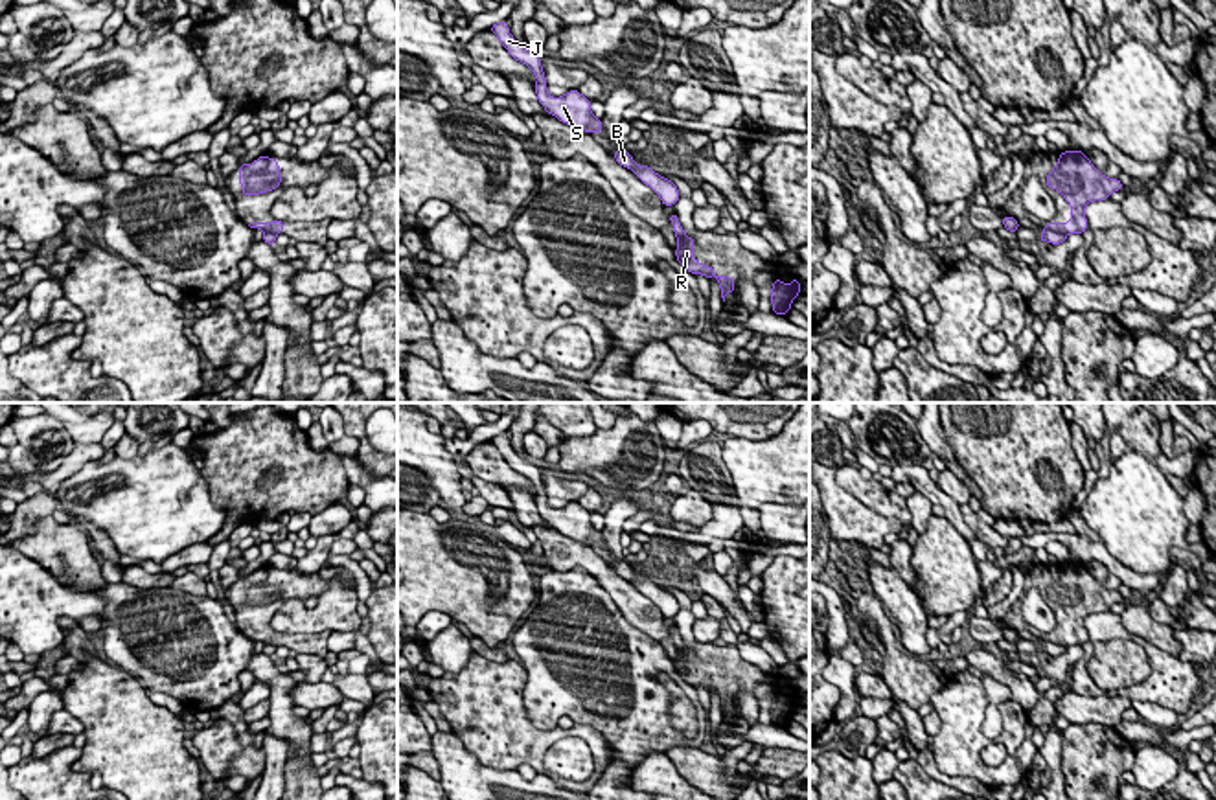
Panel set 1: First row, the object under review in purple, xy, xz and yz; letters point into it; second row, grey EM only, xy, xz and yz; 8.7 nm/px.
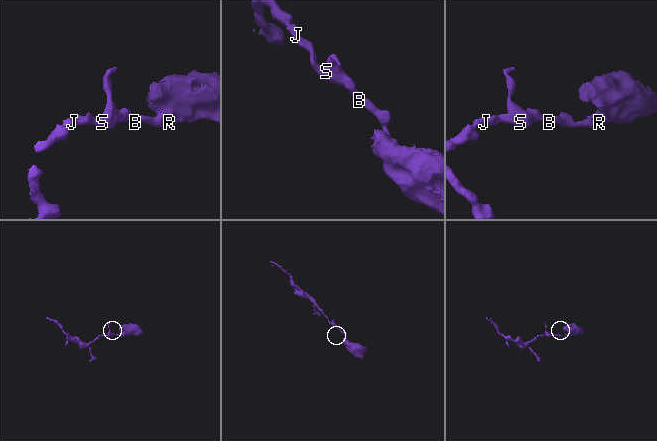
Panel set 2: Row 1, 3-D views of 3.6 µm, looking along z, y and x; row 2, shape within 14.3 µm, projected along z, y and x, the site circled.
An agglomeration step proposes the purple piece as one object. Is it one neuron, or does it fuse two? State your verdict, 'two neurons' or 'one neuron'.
two neurons

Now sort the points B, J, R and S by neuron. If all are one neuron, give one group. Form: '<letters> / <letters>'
B J S / R

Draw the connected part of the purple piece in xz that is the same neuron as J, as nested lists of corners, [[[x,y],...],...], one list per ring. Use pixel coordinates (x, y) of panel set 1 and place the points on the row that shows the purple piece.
[[[506,20],[489,28],[508,50],[511,59],[524,63],[537,77],[535,94],[545,110],[556,116],[559,121],[587,132],[603,132],[602,121],[591,112],[591,99],[578,90],[568,90],[561,97],[552,97],[546,90],[546,79],[539,55],[522,48],[510,33]]]

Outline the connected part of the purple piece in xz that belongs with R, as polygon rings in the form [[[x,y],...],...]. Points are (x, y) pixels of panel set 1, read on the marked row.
[[[684,237],[684,243],[675,248],[677,261],[692,274],[703,274],[705,278],[714,276],[721,287],[721,298],[725,302],[725,296],[728,292],[734,292],[734,280],[728,276],[717,276],[710,265],[703,267],[701,261],[694,259],[694,245],[695,241],[692,237]]]

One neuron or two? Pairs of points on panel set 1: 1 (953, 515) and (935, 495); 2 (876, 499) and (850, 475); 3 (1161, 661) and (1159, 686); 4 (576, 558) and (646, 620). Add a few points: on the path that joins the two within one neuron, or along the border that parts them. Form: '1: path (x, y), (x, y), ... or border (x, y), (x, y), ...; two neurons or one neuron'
1: path (952, 510), (940, 497); one neuron
2: path (871, 493), (856, 480); one neuron
3: path (1163, 666), (1163, 681); one neuron
4: path (595, 565), (631, 602); one neuron

